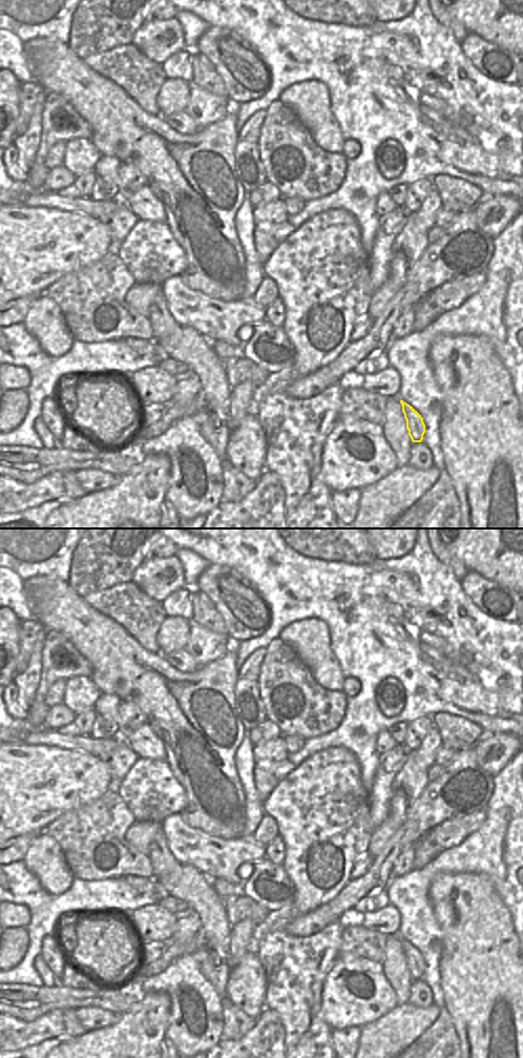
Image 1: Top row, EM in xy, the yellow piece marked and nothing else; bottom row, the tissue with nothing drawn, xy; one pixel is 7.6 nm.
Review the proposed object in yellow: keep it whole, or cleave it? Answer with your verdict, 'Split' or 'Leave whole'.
Leave whole

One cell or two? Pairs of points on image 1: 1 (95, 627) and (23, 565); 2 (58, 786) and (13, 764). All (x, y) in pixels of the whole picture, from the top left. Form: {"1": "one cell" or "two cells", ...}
{"1": "two cells", "2": "one cell"}

